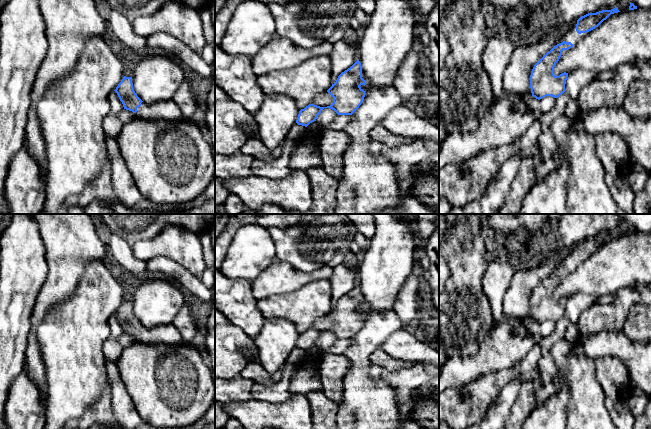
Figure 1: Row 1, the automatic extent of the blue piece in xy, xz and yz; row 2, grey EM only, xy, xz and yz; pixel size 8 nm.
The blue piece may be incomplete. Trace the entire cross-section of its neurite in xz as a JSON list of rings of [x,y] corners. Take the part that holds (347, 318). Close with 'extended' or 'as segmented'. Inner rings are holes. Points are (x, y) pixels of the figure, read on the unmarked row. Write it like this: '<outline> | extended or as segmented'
[[[357,284],[350,292],[342,296],[327,314],[333,321],[333,327],[327,331],[309,328],[299,335],[296,347],[307,351],[316,345],[324,332],[332,333],[338,339],[352,339],[362,328],[366,319],[361,309],[366,309],[366,306],[362,302],[361,287]]] | as segmented

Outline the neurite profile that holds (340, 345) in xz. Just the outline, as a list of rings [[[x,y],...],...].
[[[337,339],[335,343],[329,347],[327,352],[330,352],[332,354],[339,354],[343,355],[345,350],[351,346],[353,343],[352,339]]]

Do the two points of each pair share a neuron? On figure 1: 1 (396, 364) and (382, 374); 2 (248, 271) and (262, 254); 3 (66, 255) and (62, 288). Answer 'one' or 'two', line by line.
1: two
2: one
3: one

